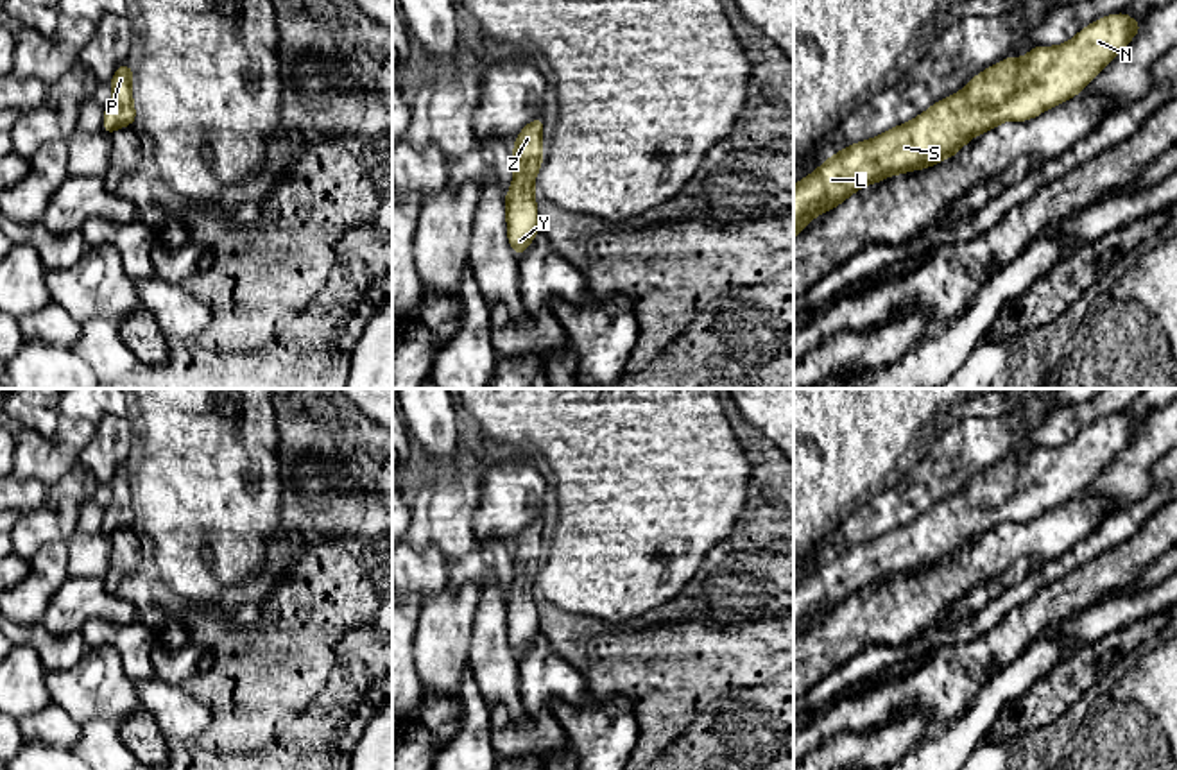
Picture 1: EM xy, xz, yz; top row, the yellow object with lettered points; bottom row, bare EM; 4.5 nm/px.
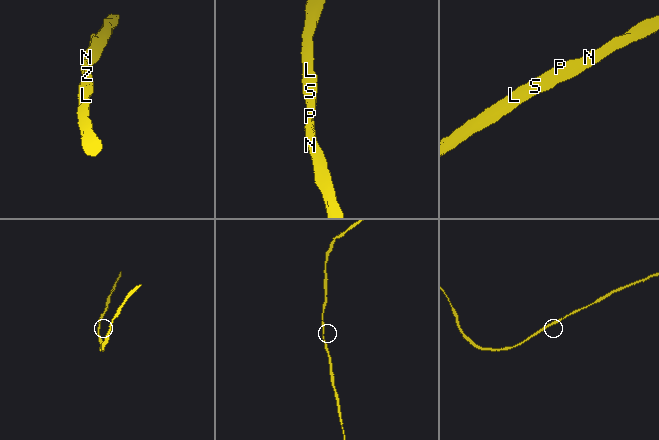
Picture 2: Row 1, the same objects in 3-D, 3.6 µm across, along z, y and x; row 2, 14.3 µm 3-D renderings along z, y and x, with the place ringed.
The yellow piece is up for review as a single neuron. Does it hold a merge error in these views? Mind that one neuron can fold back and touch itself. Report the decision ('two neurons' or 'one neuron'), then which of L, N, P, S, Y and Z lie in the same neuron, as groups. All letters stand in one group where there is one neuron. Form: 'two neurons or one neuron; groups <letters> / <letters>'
one neuron; groups L N P S Y Z

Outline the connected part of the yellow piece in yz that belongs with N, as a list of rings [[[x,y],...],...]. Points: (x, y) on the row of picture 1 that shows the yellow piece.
[[[1127,13],[1104,16],[1084,27],[1068,43],[1032,47],[1023,59],[1007,57],[971,79],[962,91],[933,104],[912,122],[833,154],[794,186],[794,238],[813,217],[837,208],[860,188],[889,175],[933,167],[937,161],[946,161],[957,154],[973,136],[987,133],[1001,122],[1035,118],[1078,95],[1129,45],[1141,23]]]

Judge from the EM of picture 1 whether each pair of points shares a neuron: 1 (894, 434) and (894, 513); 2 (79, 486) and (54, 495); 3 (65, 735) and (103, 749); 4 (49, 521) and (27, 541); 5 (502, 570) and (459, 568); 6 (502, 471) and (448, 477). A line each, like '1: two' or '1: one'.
1: two
2: one
3: two
4: one
5: one
6: two

